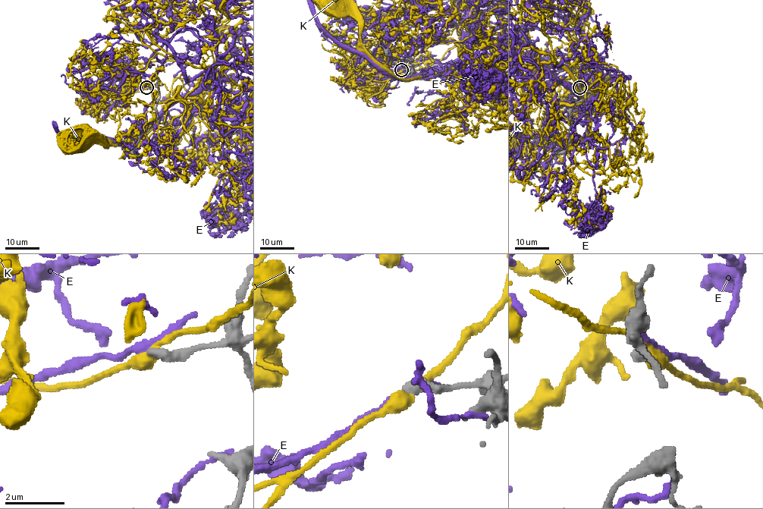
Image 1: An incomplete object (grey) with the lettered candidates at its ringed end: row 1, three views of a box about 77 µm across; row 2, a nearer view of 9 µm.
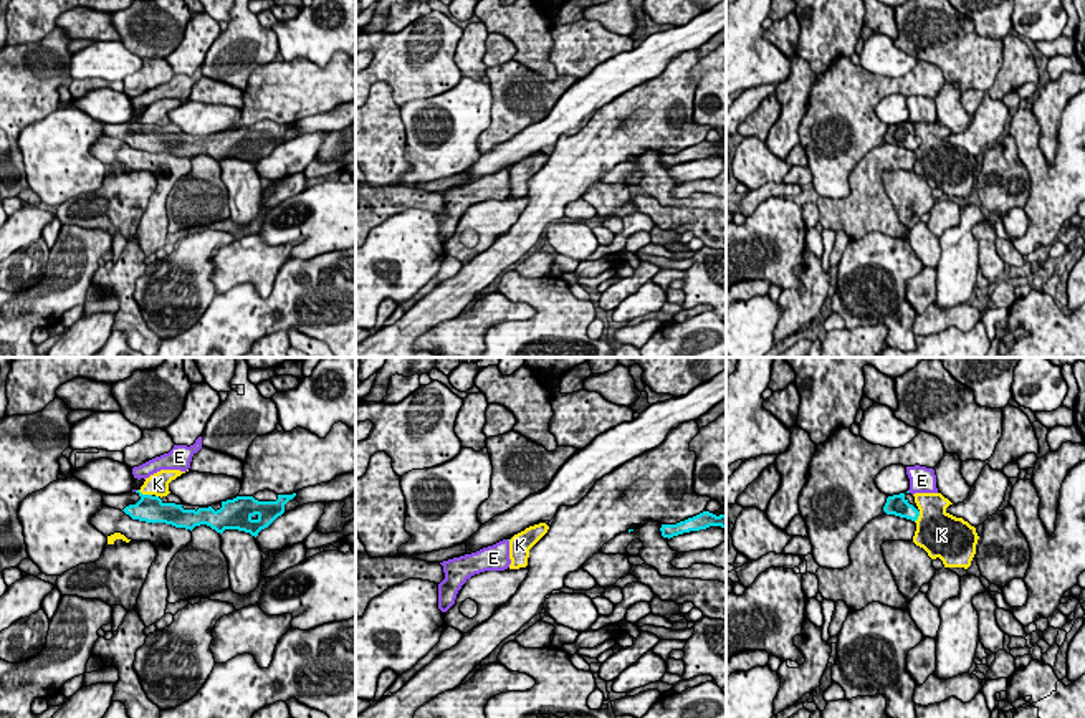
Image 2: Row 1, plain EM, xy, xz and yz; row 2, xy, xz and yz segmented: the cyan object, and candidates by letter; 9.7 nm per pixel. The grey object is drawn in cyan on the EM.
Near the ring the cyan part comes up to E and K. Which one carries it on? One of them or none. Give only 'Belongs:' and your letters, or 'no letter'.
Belongs: no letter

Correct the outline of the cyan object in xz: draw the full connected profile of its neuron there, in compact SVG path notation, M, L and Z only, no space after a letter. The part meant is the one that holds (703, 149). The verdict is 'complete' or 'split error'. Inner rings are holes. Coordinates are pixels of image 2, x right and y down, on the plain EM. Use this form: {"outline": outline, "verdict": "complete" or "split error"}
{"outline": "M703 141L693 147L676 152L676 154L662 154L660 160L662 160L663 167L670 169L673 165L690 162L690 160L706 159L710 156L726 157L726 144L716 146L710 141Z", "verdict": "complete"}

